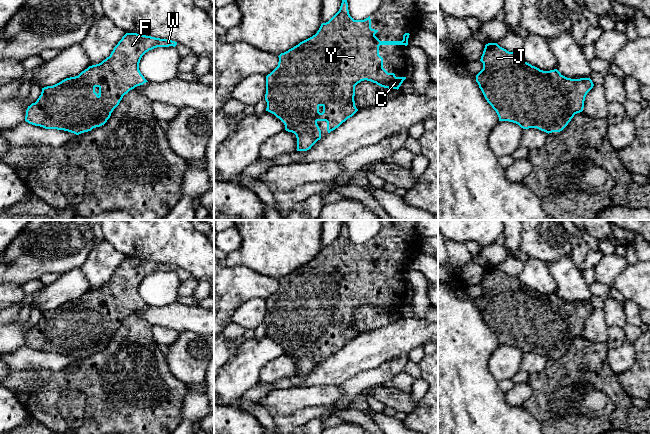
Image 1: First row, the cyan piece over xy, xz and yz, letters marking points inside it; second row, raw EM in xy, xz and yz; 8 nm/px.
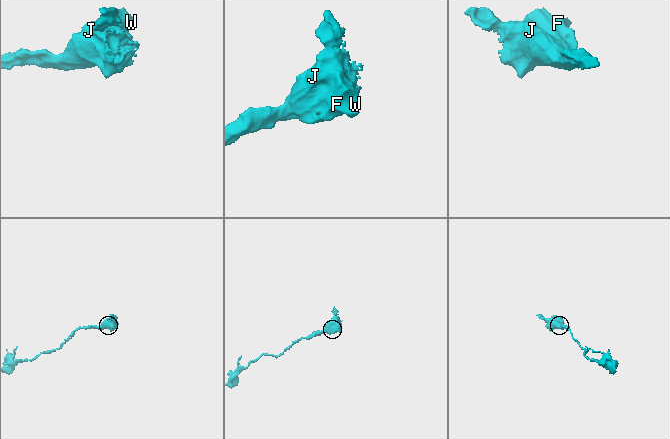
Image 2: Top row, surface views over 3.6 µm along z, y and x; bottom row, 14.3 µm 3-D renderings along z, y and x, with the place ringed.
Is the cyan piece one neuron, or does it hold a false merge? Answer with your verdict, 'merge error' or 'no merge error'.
no merge error

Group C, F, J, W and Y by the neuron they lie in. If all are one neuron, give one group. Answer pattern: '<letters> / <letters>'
C F J W Y

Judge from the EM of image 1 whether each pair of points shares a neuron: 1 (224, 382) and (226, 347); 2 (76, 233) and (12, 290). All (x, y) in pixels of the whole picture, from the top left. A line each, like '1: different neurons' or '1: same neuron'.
1: different neurons
2: different neurons

